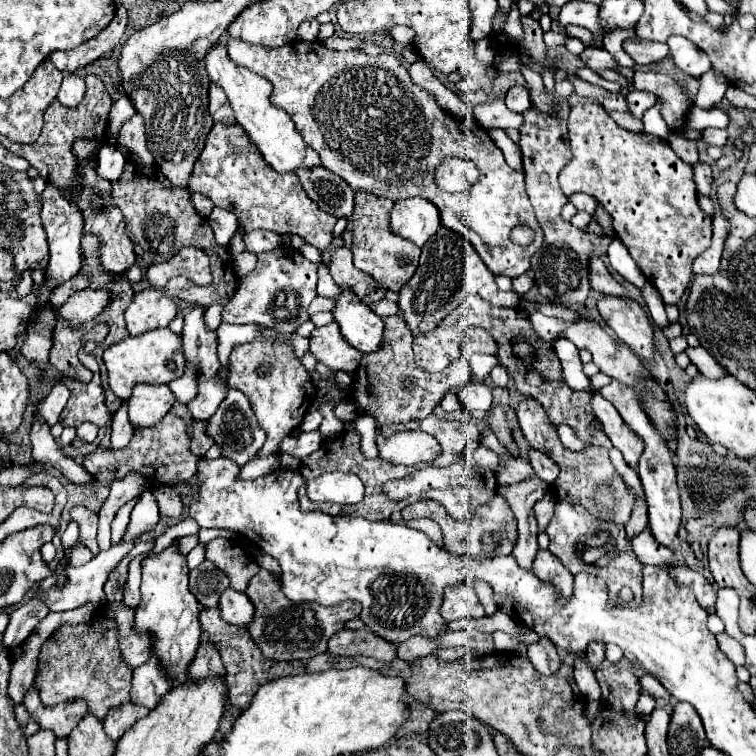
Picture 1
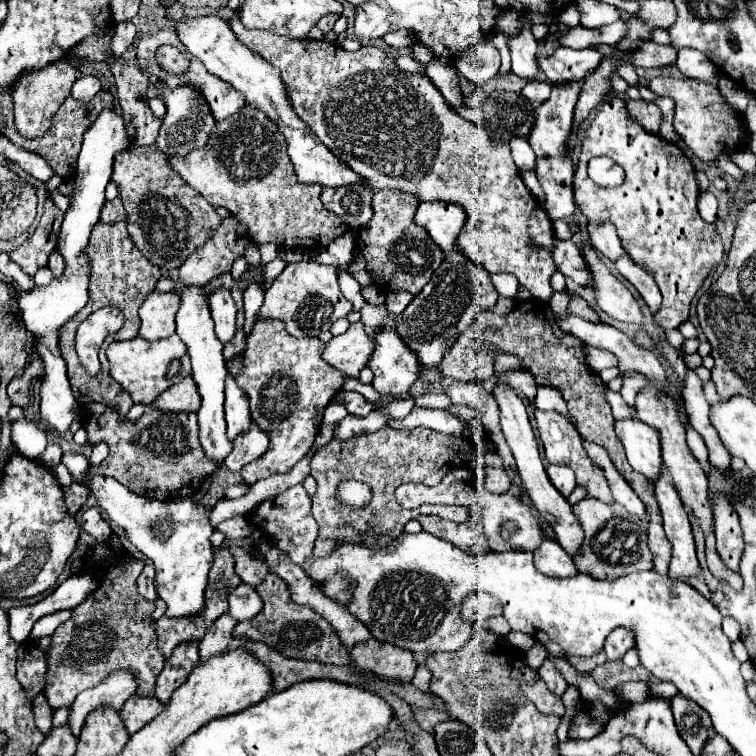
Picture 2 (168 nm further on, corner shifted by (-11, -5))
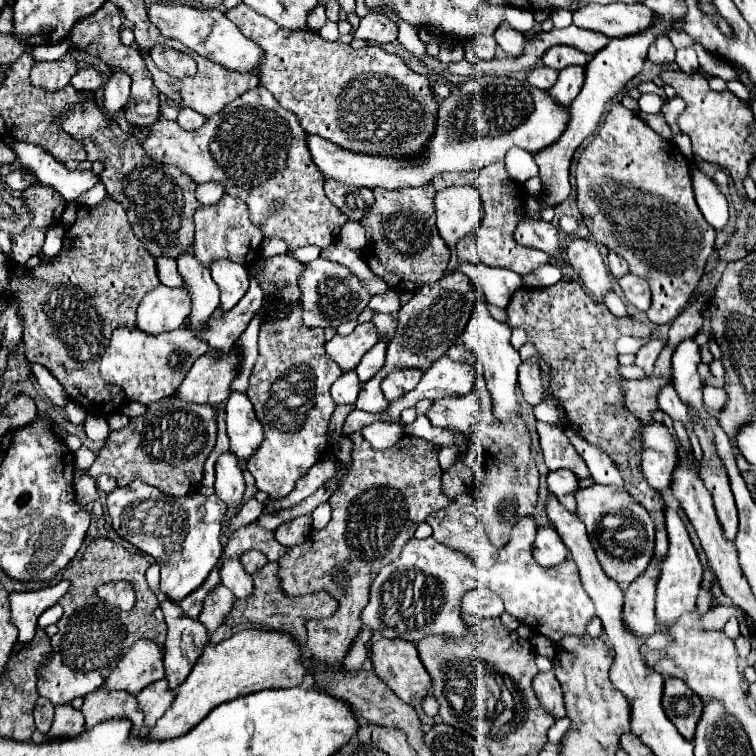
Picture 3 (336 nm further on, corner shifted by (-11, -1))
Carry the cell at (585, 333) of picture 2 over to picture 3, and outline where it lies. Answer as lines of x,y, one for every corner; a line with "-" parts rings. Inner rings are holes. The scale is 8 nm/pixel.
666,385
662,391
660,391
660,397
658,397
658,403
660,403
660,409
670,415
672,419
676,421
682,421
684,427
690,427
690,415
688,415
688,407
680,401
676,389
672,385

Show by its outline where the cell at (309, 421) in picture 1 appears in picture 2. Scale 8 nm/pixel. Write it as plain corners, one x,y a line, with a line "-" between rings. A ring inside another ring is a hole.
330,403
330,405
326,407
326,411
324,411
324,419
322,419
322,423
324,423
324,425
334,425
334,423
342,421
346,415
348,415
348,411
346,411
342,405
338,405
338,403

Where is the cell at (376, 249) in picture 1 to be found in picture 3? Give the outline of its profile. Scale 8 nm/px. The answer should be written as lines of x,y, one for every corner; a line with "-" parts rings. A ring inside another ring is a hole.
432,185
396,191
376,189
374,205
360,219
368,237
364,255
372,273
398,291
418,291
422,285
436,283
448,267
450,251
434,225
434,195

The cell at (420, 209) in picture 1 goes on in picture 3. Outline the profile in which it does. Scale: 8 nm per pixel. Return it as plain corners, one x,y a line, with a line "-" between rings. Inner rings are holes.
448,187
436,193
436,227
450,249
482,219
482,203
472,187

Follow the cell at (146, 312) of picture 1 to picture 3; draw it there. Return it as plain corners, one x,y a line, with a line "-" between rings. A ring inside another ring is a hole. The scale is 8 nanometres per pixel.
158,285
146,293
136,311
136,325
144,333
160,335
180,329
190,315
190,295
186,289

